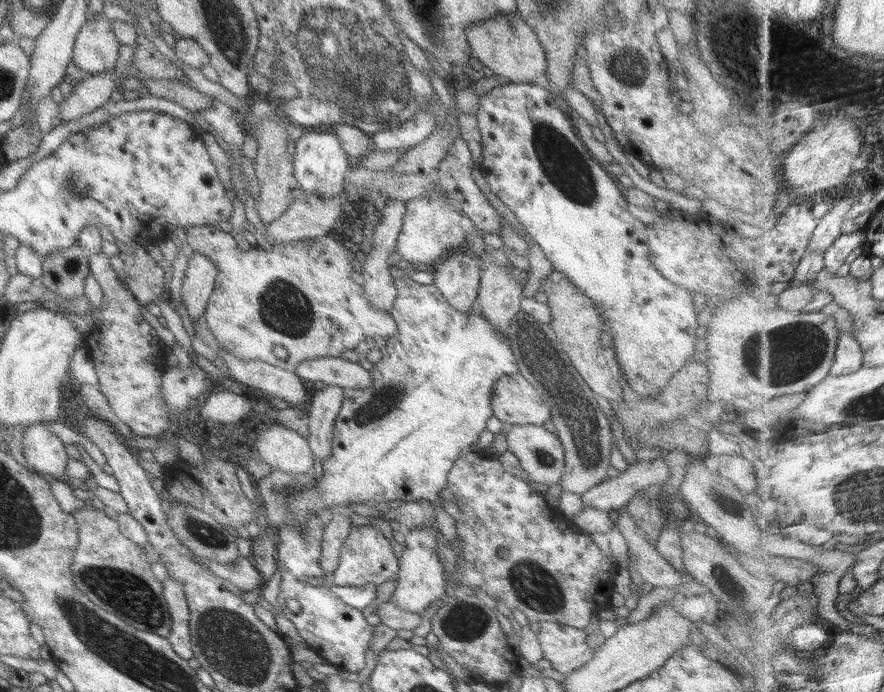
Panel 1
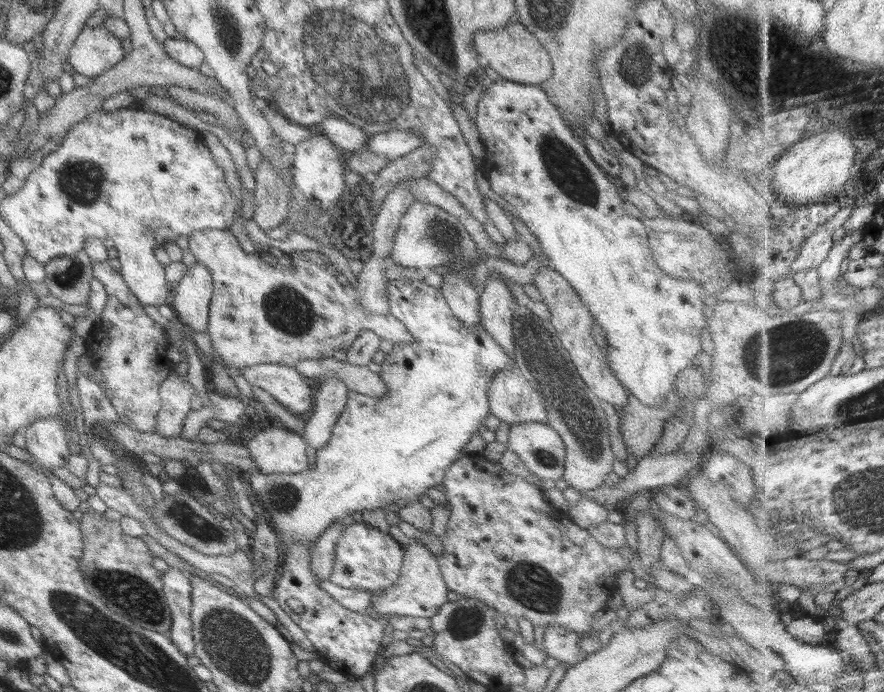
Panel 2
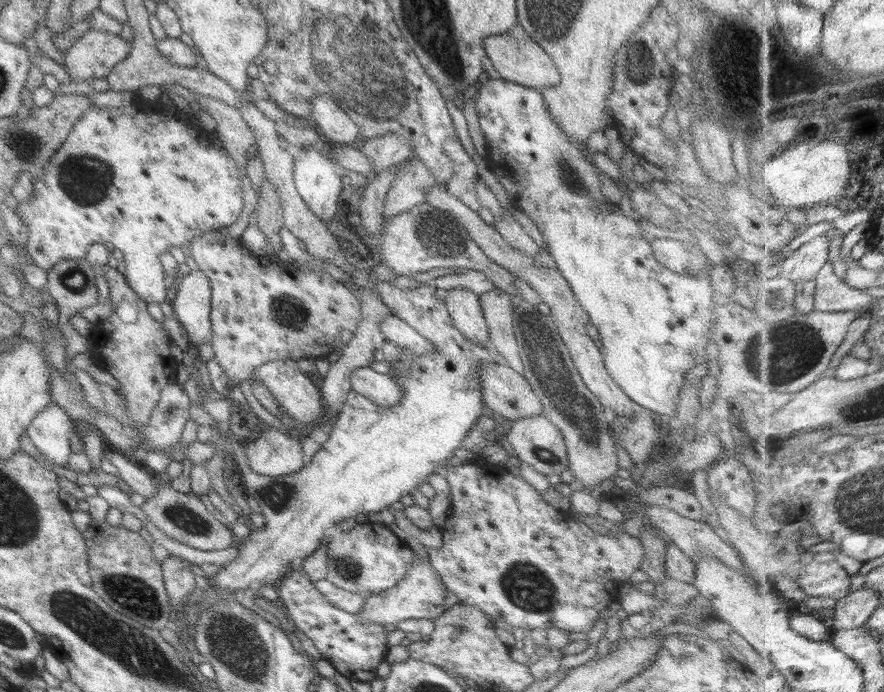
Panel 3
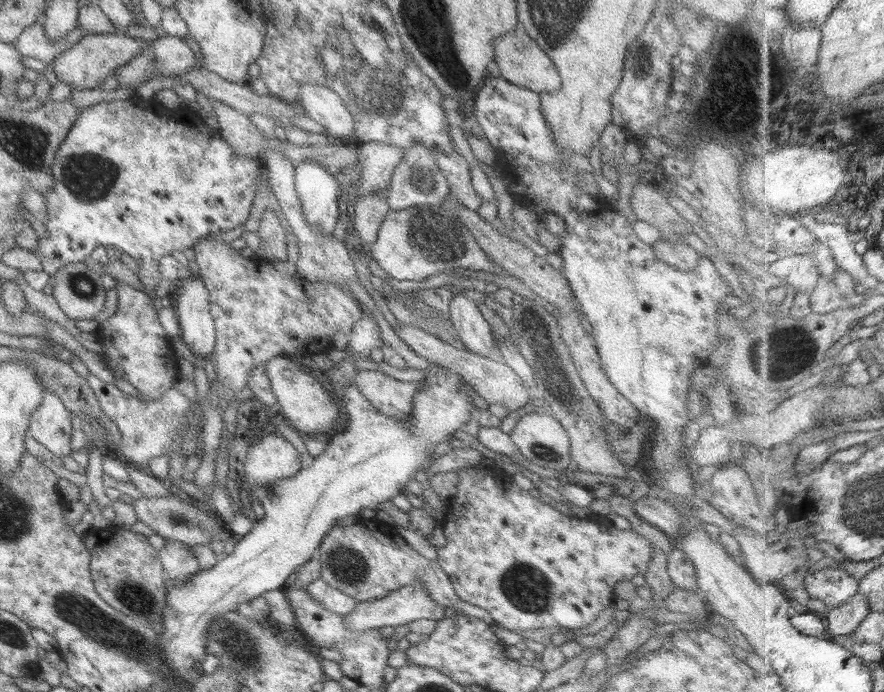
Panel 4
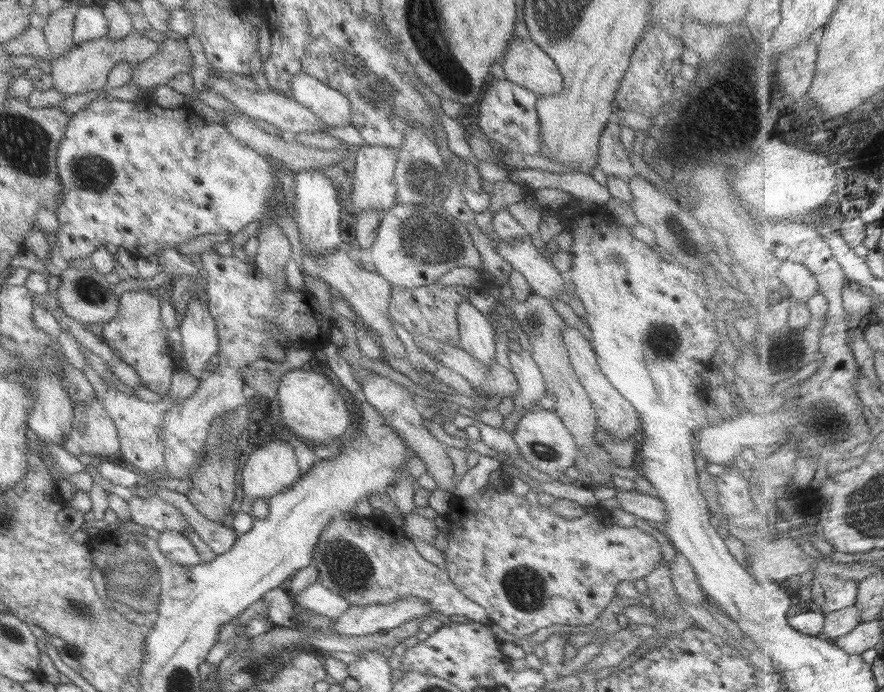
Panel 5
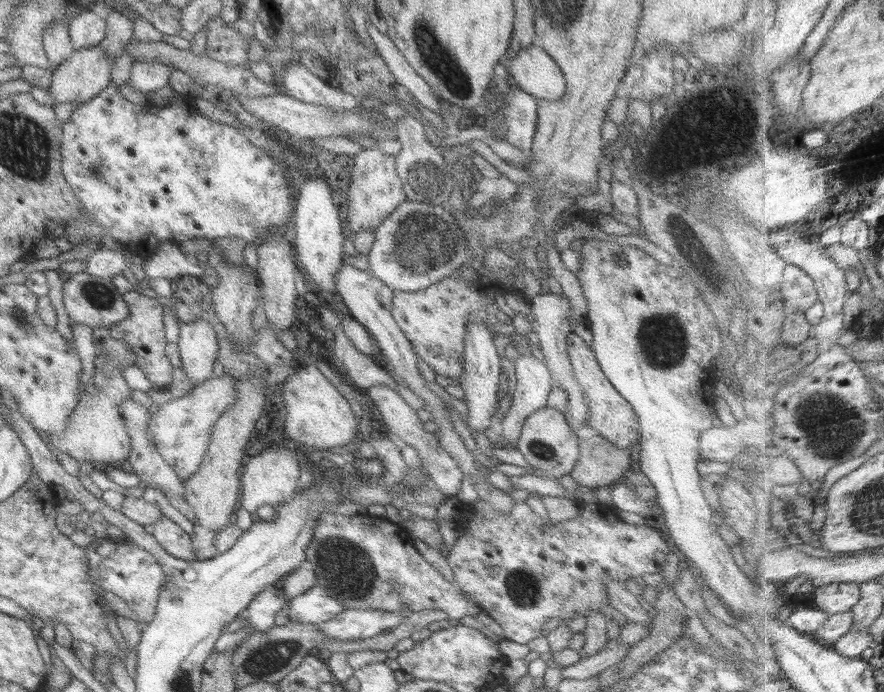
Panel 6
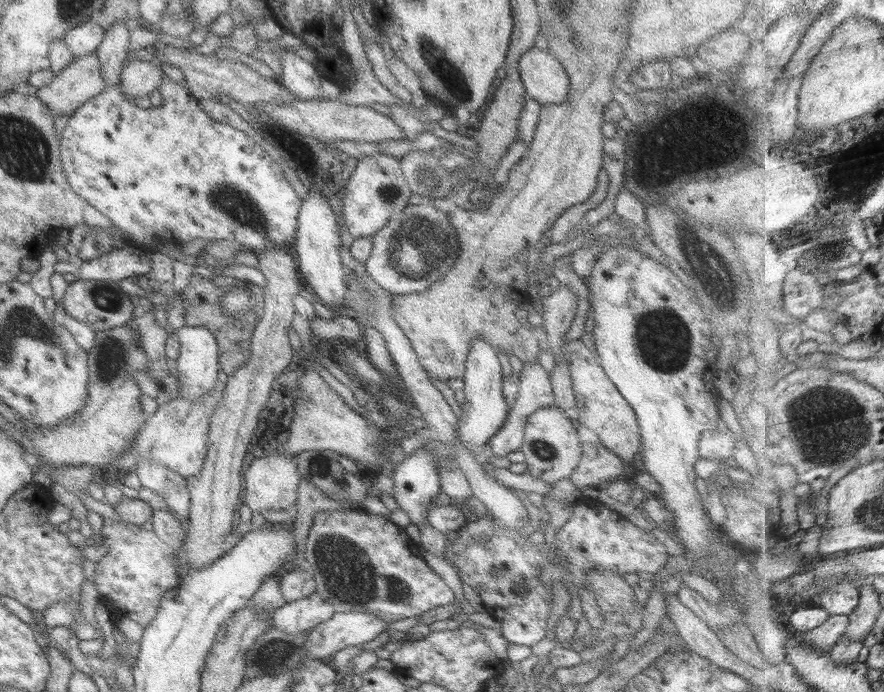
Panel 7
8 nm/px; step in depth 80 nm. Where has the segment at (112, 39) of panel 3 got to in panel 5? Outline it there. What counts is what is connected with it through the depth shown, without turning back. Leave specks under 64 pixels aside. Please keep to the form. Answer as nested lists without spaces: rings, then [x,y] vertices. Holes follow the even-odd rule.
[[[132,30],[125,38],[112,40],[106,35],[83,44],[74,44],[65,54],[50,60],[52,88],[63,95],[63,99],[72,94],[97,92],[107,88],[106,78],[109,70],[119,61],[125,60],[131,66],[151,58],[160,50],[160,43]]]

